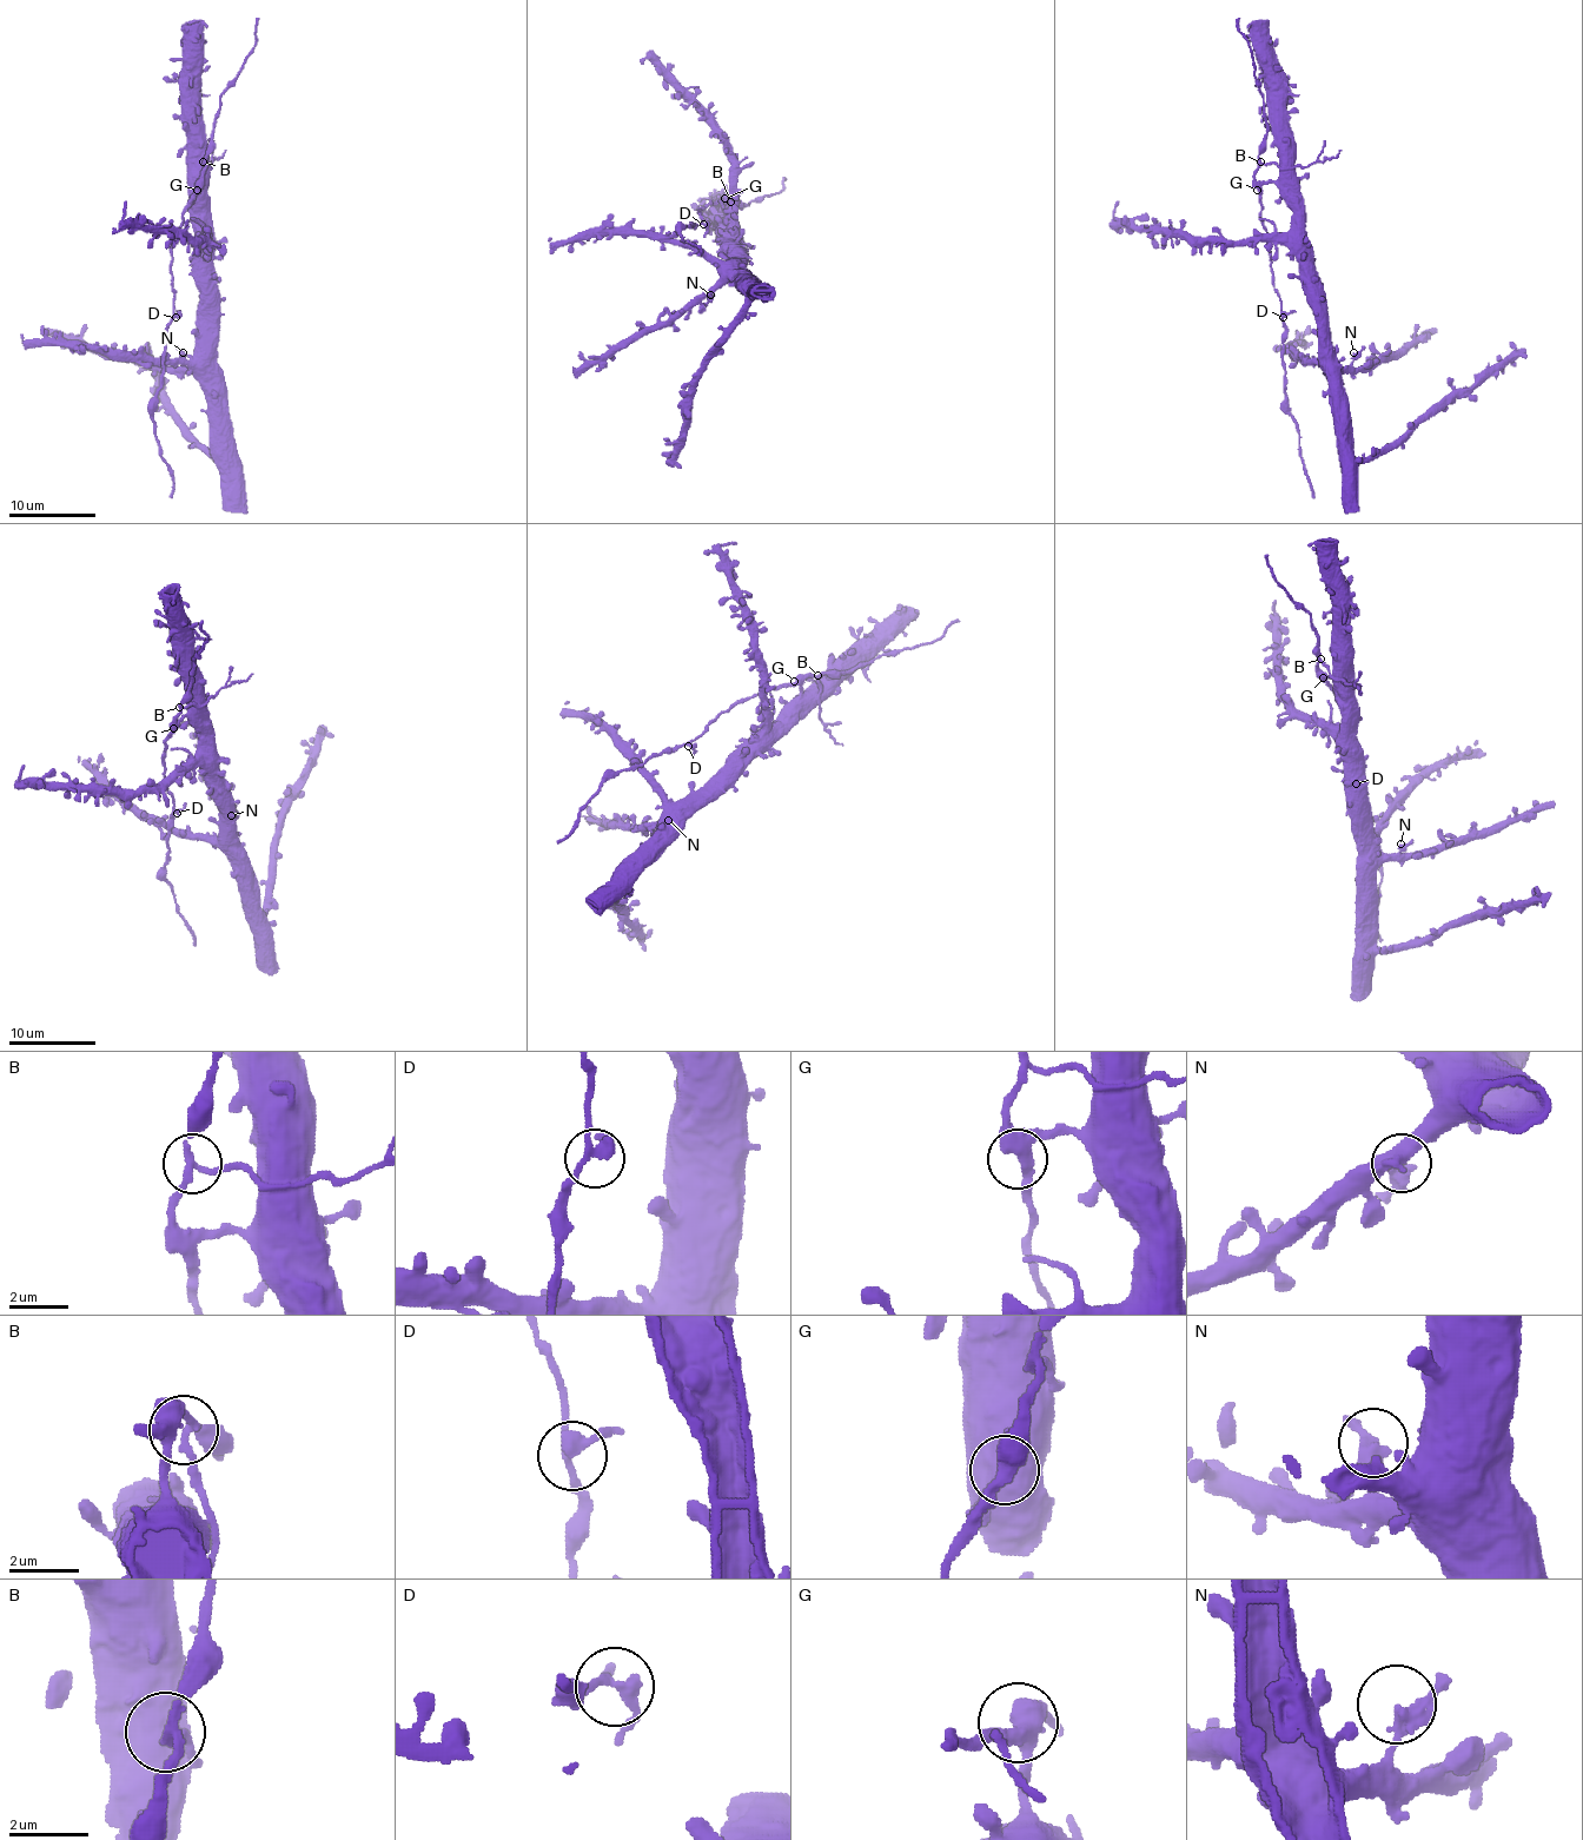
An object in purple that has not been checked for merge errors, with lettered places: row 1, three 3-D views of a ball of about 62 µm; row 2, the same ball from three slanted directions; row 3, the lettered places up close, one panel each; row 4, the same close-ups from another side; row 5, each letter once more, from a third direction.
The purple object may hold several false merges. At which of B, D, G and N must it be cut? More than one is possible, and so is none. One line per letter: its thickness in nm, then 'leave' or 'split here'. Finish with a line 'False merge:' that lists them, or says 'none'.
B: 180 nm thick; split here
D: 280 nm thick; leave
G: 440 nm thick; leave
N: 360 nm thick; leave
False merge: B

